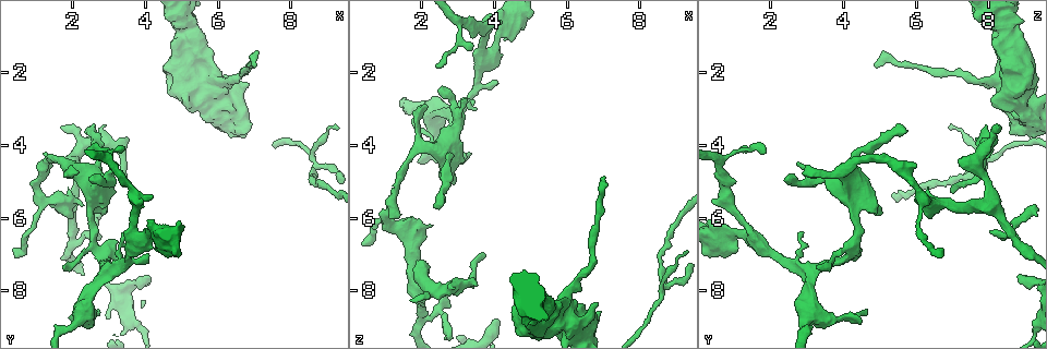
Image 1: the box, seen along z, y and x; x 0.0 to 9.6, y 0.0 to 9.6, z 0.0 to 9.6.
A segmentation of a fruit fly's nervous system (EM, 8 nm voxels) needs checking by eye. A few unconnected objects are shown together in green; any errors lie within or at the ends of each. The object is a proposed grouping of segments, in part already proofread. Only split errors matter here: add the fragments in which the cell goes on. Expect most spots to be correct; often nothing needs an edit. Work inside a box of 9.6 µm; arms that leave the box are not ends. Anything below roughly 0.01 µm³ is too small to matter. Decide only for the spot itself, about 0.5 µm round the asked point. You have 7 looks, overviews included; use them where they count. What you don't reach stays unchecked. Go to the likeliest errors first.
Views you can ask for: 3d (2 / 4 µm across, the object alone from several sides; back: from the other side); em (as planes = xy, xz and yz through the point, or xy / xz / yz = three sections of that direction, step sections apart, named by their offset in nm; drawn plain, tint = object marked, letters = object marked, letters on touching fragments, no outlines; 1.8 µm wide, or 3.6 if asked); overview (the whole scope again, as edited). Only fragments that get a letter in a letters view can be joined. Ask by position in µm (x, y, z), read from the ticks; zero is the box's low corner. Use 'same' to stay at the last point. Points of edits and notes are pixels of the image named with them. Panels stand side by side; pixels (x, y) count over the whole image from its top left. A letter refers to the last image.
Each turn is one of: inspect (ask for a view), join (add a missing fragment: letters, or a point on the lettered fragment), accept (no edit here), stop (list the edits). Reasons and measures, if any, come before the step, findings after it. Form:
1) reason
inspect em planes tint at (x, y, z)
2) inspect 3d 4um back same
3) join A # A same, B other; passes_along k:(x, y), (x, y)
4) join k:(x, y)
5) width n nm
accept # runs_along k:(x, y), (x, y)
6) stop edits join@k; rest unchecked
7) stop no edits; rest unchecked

branch stops here
inspect em 3.6um yz step 8 letters at (4.10, 7.65, 8.80)

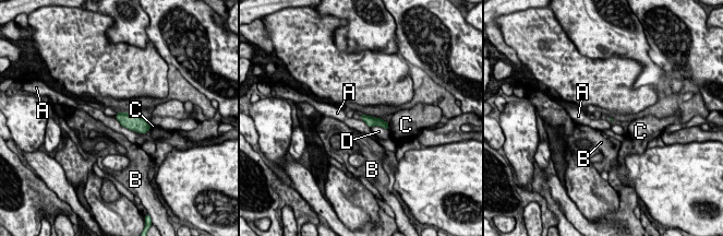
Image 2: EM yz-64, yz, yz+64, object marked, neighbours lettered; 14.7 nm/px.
cut it another way
inspect em 3.6um planes letters same

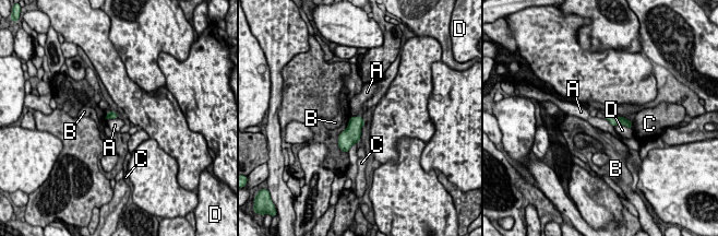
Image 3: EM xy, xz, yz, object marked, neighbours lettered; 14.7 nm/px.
accept # A other, B other, C other, D other; none of them fits

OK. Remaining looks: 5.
end of a long branch
inspect 3d 4um at (7.10, 1.90, 4.95)

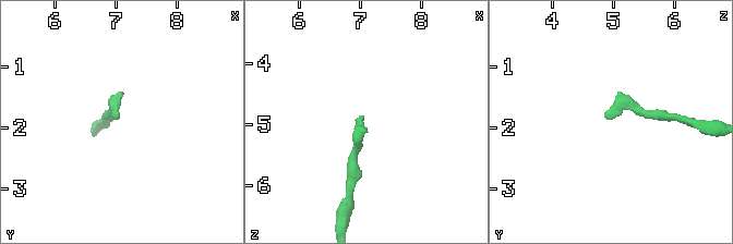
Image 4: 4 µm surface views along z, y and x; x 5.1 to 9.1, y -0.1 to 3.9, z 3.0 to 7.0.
shape alone is not enough
inspect em planes letters at (7.00, 1.85, 4.90)

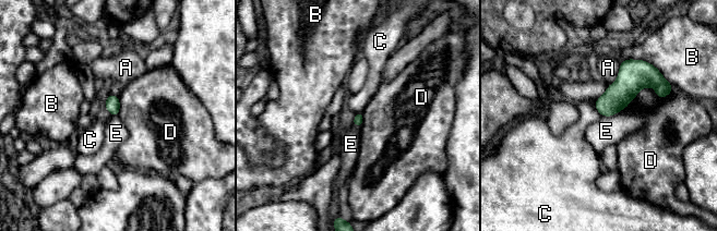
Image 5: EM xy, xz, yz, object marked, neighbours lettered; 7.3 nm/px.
accept # A other, B other, C other, D other, E other; border 5:(625, 107), (611, 116), (601, 117); none of them fits

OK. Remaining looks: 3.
free end
inspect 3d 2um at (1.70, 3.45, 8.25)

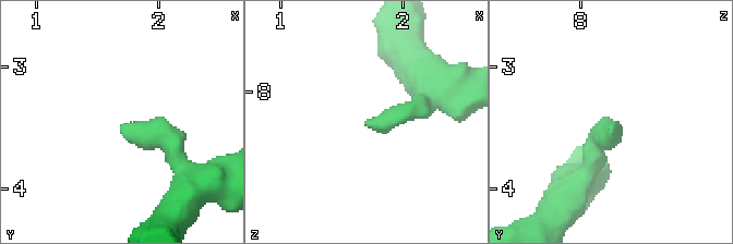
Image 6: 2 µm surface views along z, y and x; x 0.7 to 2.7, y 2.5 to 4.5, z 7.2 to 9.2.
shape alone is not enough
inspect em planes letters at (1.68, 3.48, 8.28)

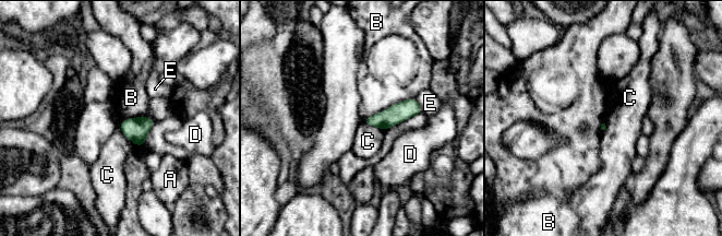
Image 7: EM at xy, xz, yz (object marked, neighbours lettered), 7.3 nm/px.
accept # A other, B other, C other, D other, E other; runs_along 7:(418, 107), (383, 120), (368, 120); none of them fits

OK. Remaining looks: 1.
stop no edits; rest unchecked

